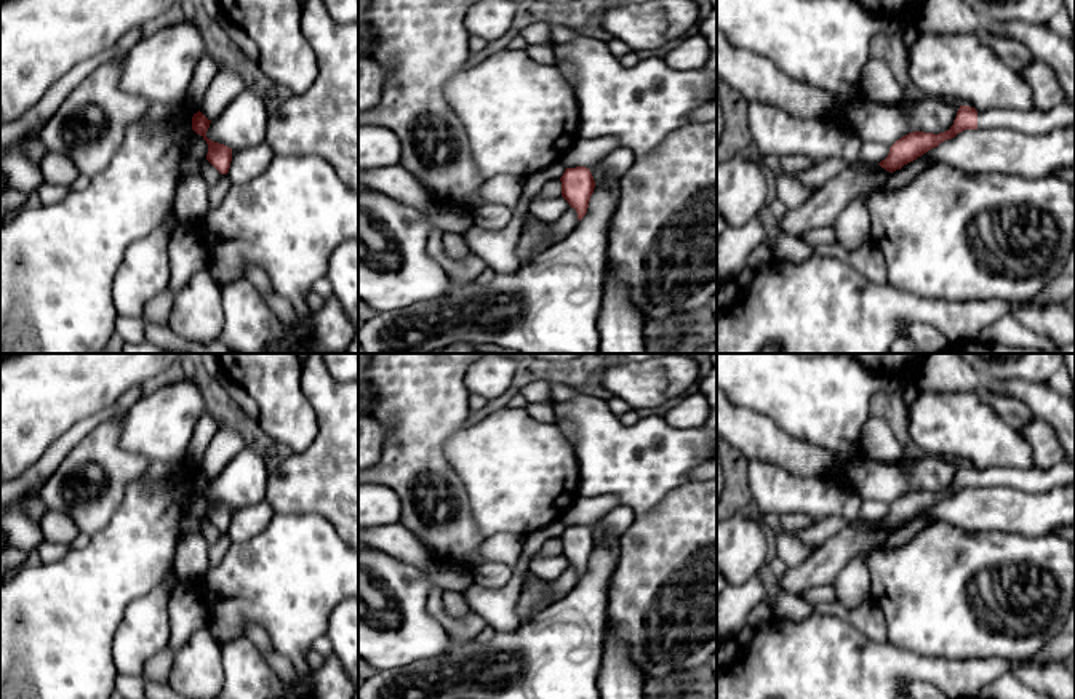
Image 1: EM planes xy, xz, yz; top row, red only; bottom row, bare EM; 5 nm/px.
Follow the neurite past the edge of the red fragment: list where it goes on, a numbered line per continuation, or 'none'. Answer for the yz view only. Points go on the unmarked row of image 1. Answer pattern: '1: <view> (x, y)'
1: yz (1035, 480)

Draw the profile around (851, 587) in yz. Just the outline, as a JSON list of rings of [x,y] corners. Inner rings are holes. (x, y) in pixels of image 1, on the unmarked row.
[[[864,552],[851,560],[837,576],[833,584],[837,600],[846,608],[854,609],[870,598],[867,557]]]

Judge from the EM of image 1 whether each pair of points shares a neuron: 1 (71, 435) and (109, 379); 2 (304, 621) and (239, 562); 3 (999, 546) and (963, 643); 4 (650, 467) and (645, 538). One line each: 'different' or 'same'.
1: different
2: same
3: same
4: different

